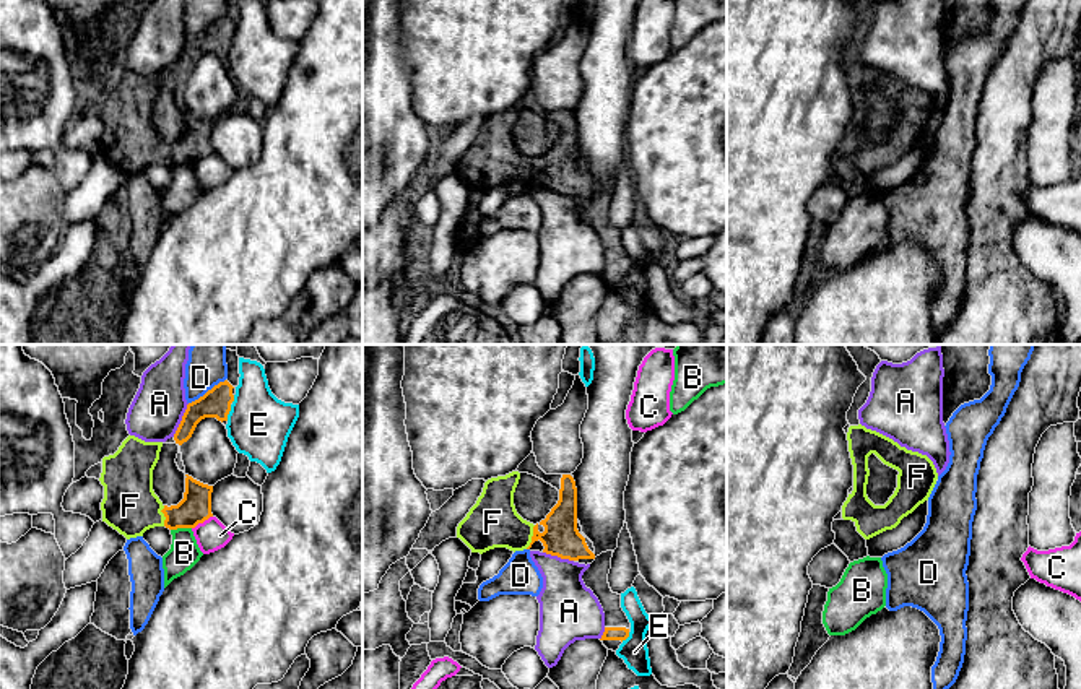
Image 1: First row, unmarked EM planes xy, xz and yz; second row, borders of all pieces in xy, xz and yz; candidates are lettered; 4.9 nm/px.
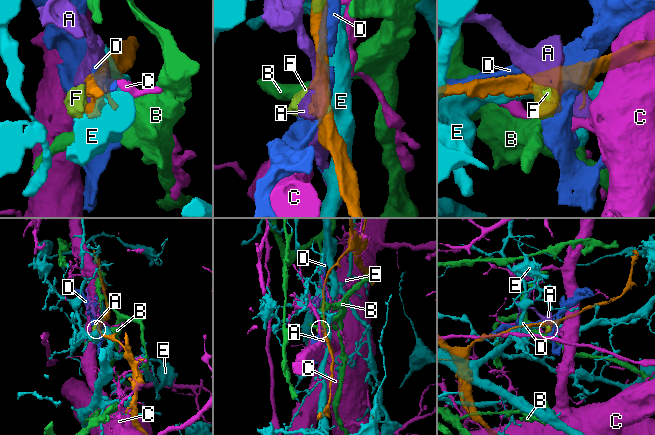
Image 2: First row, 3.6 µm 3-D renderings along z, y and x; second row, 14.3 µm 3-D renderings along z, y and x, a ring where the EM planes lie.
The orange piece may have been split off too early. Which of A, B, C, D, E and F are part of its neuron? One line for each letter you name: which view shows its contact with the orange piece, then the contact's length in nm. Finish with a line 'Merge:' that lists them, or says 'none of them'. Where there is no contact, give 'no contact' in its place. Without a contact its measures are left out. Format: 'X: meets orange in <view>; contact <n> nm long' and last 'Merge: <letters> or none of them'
F: meets orange in xz; contact 130 nm long
Merge: F

